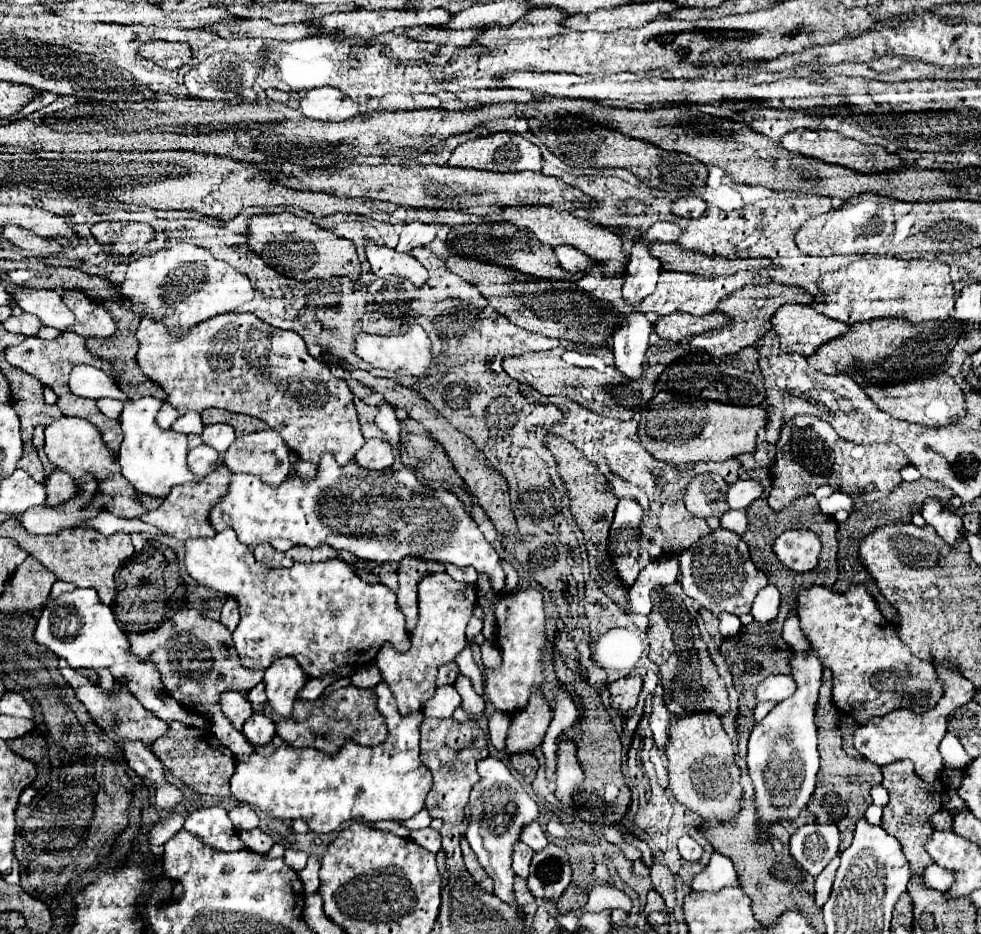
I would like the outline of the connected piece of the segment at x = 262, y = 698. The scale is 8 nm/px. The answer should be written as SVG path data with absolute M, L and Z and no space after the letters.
M259 682L257 686L253 686L253 688L247 692L247 698L251 700L251 704L265 704L265 702L267 702L267 696L265 696L265 684Z

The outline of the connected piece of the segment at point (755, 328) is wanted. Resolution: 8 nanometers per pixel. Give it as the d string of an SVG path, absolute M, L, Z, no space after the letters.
M771 280L771 282L767 282L767 284L759 284L759 286L749 284L749 286L745 286L745 288L737 290L737 292L733 292L731 296L723 298L721 304L717 306L719 312L725 312L725 314L731 316L731 324L723 326L721 330L709 330L709 332L703 332L703 334L699 334L699 336L691 336L691 338L683 340L681 344L673 346L673 348L671 348L671 346L665 348L665 346L659 342L659 348L657 348L657 378L659 378L659 374L665 370L665 366L667 366L671 360L675 360L675 358L681 356L681 350L679 350L679 348L683 348L683 354L701 350L701 352L709 352L709 354L713 354L713 356L725 356L725 354L735 354L735 352L739 352L739 350L743 350L743 348L755 344L763 334L767 334L767 332L773 328L773 326L771 326L773 314L779 310L779 306L783 306L783 304L787 304L787 302L811 304L811 302L813 302L813 296L811 296L807 290L803 290L803 288L785 286L785 284L775 282L775 280Z

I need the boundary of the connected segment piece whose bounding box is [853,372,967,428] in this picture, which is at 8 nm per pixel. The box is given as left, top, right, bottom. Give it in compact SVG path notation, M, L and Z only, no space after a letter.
M853 372L853 380L863 386L867 396L887 414L907 420L911 424L921 424L921 426L947 426L955 424L961 418L965 418L965 394L959 386L959 382L951 376L929 376L929 378L919 378L919 380L909 380L909 382L899 382L899 386L887 386L887 388L877 388L873 384L867 384L863 376Z

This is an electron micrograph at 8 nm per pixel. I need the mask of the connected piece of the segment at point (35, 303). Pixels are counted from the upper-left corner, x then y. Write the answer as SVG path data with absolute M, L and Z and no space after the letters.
M11 288L13 300L25 310L35 314L43 326L57 328L59 332L67 332L69 326L75 322L73 312L65 306L61 294L57 290L39 290L39 288Z

